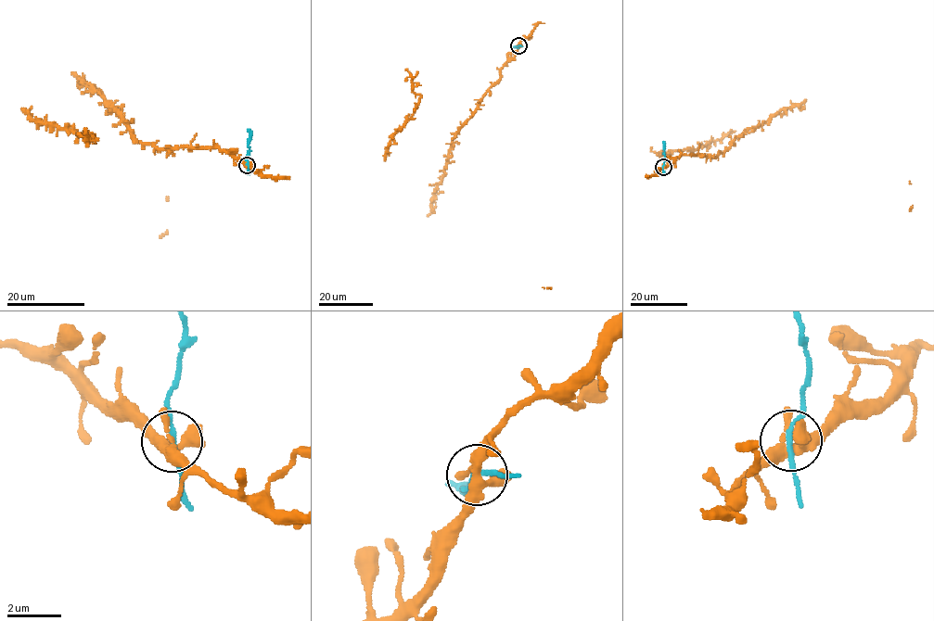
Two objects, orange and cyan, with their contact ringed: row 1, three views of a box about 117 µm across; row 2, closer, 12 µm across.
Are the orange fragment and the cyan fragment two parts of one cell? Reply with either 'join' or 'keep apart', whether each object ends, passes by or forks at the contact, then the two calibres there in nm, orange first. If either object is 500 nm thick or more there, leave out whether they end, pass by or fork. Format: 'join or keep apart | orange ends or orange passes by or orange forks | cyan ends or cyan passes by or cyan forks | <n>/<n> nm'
keep apart | orange forks | cyan passes by | 360/150 nm

